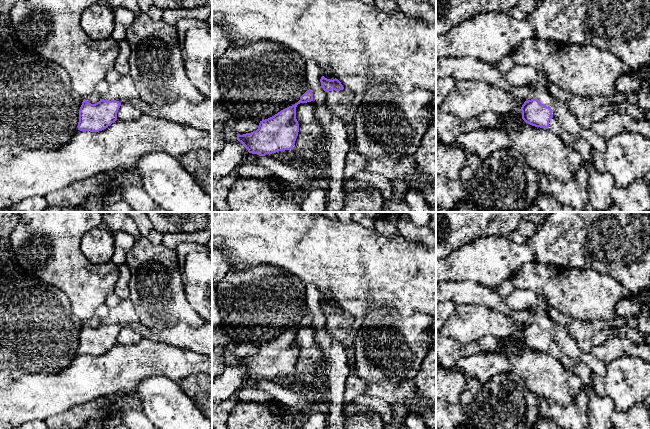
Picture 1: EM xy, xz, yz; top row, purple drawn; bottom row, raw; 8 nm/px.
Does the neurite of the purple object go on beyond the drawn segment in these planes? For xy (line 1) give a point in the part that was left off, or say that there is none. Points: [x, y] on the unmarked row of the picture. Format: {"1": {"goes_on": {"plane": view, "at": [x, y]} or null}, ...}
{"1": {"goes_on": null}}

